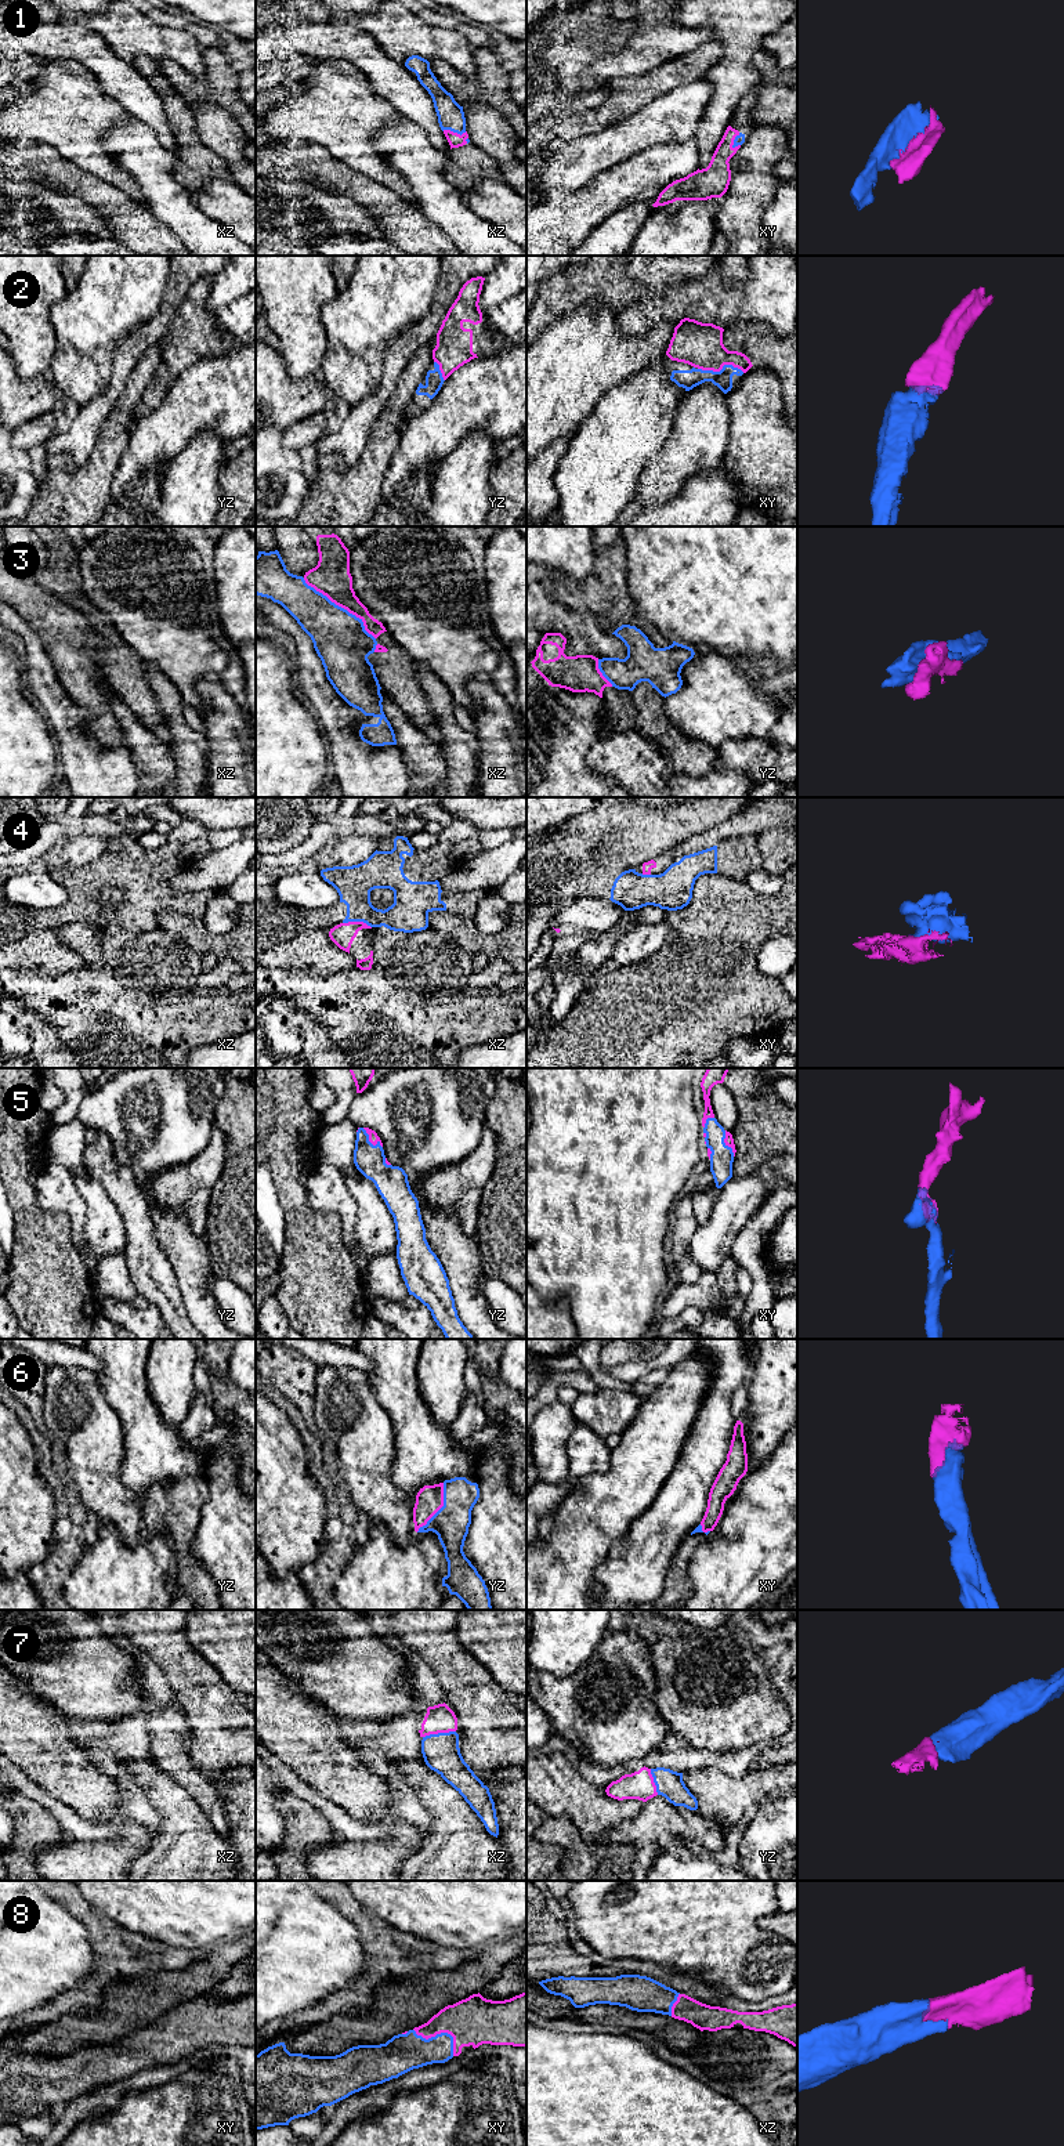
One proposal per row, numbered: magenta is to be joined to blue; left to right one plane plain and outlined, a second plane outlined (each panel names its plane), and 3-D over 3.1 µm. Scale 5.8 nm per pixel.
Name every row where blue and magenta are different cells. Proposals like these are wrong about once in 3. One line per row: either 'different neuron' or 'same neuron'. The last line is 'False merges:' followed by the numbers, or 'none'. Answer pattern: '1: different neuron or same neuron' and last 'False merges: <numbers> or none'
1: same neuron
2: same neuron
3: different neuron
4: different neuron
5: same neuron
6: same neuron
7: same neuron
8: same neuron
False merges: 3, 4

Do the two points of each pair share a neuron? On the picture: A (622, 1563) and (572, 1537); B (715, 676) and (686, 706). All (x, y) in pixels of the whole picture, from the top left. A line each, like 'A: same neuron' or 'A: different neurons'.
A: different neurons
B: same neuron

